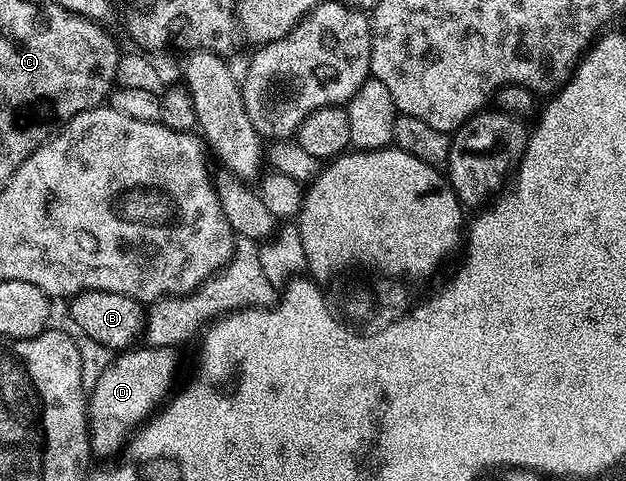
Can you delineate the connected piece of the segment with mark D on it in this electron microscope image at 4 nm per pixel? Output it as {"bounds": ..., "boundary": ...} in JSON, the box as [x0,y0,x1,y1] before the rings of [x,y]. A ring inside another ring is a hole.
{"bounds":[89,345,178,459],"boundary":[[[147,345],[146,350],[138,349],[130,348],[119,353],[104,368],[89,391],[90,448],[97,457],[99,454],[102,458],[113,459],[127,445],[131,435],[151,417],[152,412],[163,405],[164,399],[171,393],[170,385],[178,370],[178,358],[174,355],[177,353],[169,346]]]}

